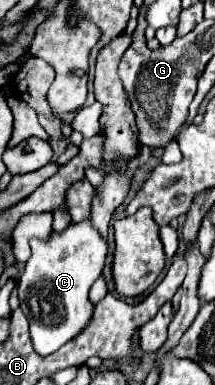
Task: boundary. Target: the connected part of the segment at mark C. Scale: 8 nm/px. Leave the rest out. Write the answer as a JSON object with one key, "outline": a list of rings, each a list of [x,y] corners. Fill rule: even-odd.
{"outline":[[[90,220],[70,224],[64,232],[54,232],[48,242],[32,240],[32,256],[26,262],[24,274],[20,276],[18,294],[20,308],[30,322],[30,336],[34,344],[52,344],[52,322],[44,322],[44,306],[62,306],[64,318],[60,326],[68,326],[68,338],[76,338],[92,320],[94,304],[88,298],[92,284],[100,278],[106,264],[108,246],[90,224]],[[26,302],[26,306],[24,306]]]}

